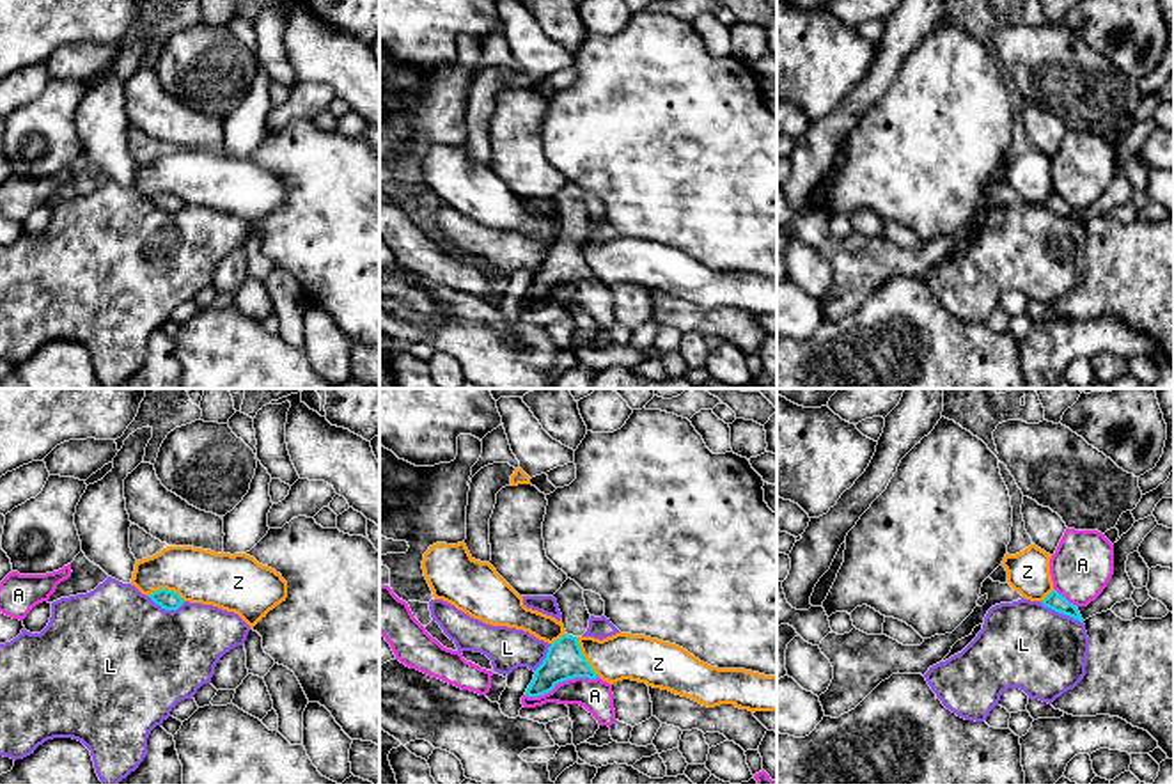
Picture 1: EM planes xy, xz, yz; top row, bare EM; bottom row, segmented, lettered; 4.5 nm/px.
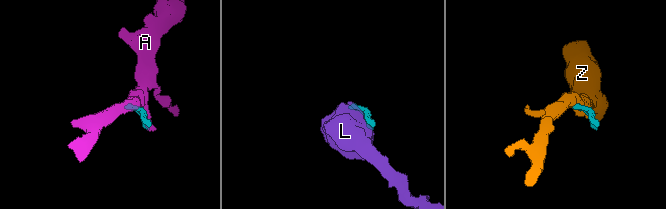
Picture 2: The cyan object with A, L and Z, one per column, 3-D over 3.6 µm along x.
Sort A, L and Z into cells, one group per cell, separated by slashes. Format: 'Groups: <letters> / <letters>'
Groups: A / L / Z

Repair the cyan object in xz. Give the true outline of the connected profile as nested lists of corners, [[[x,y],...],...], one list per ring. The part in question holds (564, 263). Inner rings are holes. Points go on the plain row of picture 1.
[[[567,181],[553,200],[562,216],[566,236],[548,250],[546,261],[534,273],[534,282],[525,294],[528,300],[544,298],[567,282],[599,280],[582,257],[578,247],[591,222],[583,202],[583,192],[575,183]]]

